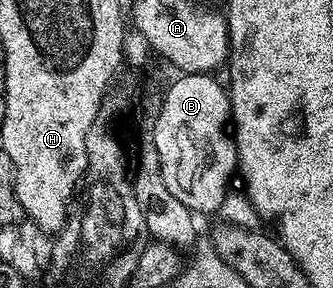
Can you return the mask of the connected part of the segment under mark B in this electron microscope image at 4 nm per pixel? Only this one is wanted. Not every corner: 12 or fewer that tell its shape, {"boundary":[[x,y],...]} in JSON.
{"boundary":[[210,74],[162,95],[168,192],[217,215],[238,170],[230,95]]}

